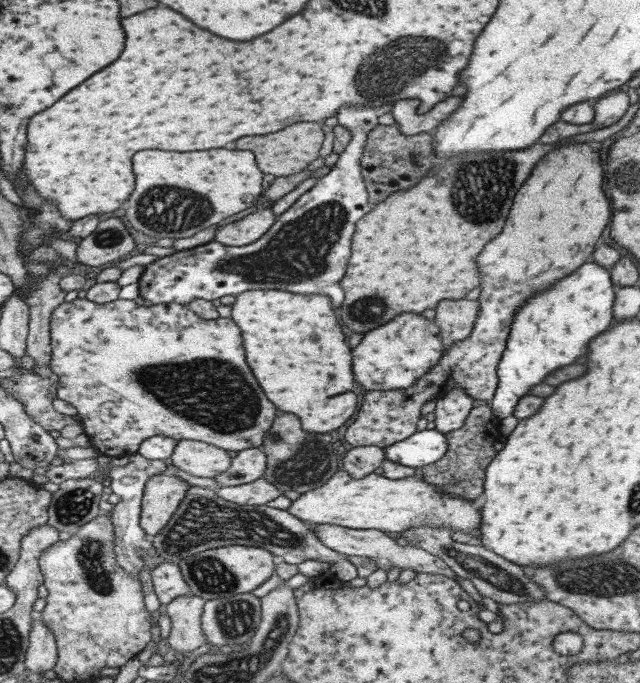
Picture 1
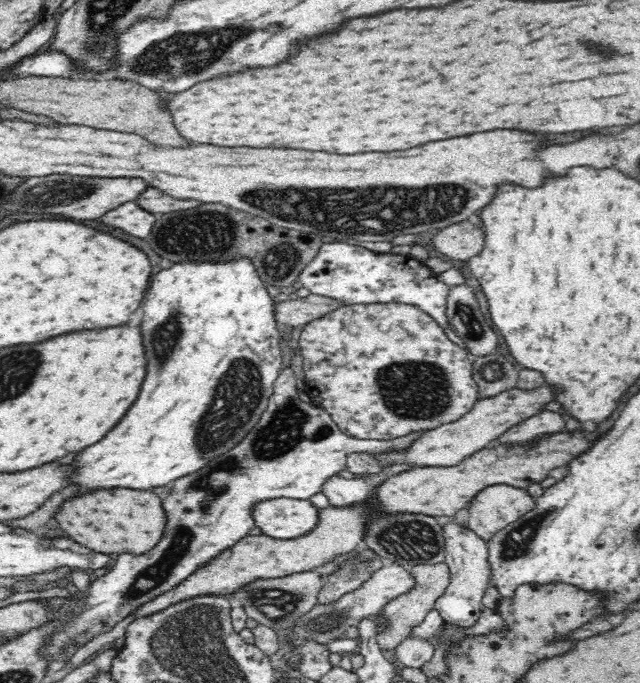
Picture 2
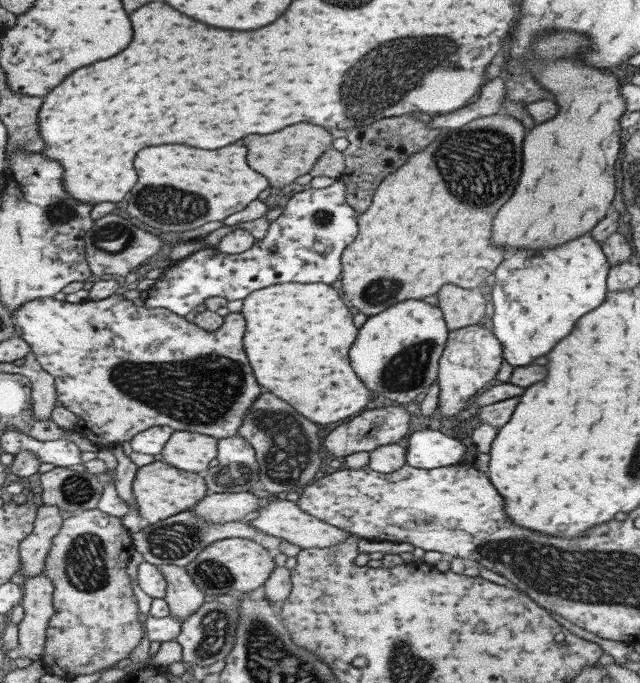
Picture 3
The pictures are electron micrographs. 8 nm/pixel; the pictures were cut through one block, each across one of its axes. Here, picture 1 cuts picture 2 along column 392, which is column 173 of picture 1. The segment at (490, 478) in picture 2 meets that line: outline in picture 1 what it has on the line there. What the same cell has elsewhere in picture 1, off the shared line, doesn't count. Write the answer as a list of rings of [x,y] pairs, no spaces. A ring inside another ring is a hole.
[[[172,473],[158,474],[148,480],[141,498],[139,526],[146,536],[162,532],[177,511],[190,485]]]

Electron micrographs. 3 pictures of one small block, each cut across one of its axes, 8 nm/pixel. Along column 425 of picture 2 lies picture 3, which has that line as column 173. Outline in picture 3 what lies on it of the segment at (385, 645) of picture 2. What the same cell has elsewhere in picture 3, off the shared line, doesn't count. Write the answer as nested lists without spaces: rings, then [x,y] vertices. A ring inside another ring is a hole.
[[[175,564],[156,567],[166,579],[167,590],[163,599],[168,604],[169,615],[180,622],[190,618],[205,603],[205,593],[197,588],[185,567]]]

